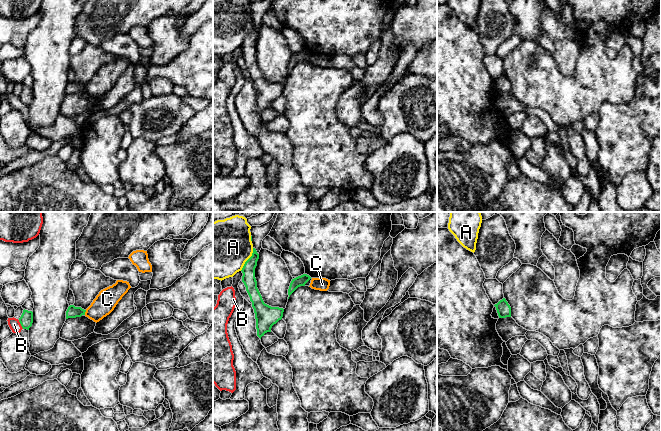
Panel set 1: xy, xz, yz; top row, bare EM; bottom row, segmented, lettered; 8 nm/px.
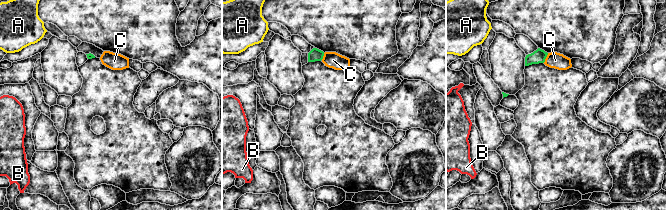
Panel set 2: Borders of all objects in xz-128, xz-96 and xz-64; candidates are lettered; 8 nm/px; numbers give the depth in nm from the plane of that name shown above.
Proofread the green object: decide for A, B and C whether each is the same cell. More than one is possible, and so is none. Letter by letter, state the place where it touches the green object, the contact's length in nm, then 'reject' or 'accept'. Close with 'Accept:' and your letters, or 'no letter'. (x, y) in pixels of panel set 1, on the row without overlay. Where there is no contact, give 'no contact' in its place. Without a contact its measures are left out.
A: meets green in xz at (248, 35); contact 220 nm long; reject
B: meets green in xy at (20, 99); contact 80 nm long; reject
C: meets green in xy at (85, 87); contact 40 nm long; reject
Accept: no letter

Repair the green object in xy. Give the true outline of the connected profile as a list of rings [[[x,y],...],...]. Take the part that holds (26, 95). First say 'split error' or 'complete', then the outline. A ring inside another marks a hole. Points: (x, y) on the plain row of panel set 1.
complete; [[[24,85],[19,98],[23,105],[29,106],[33,99],[33,88]]]

